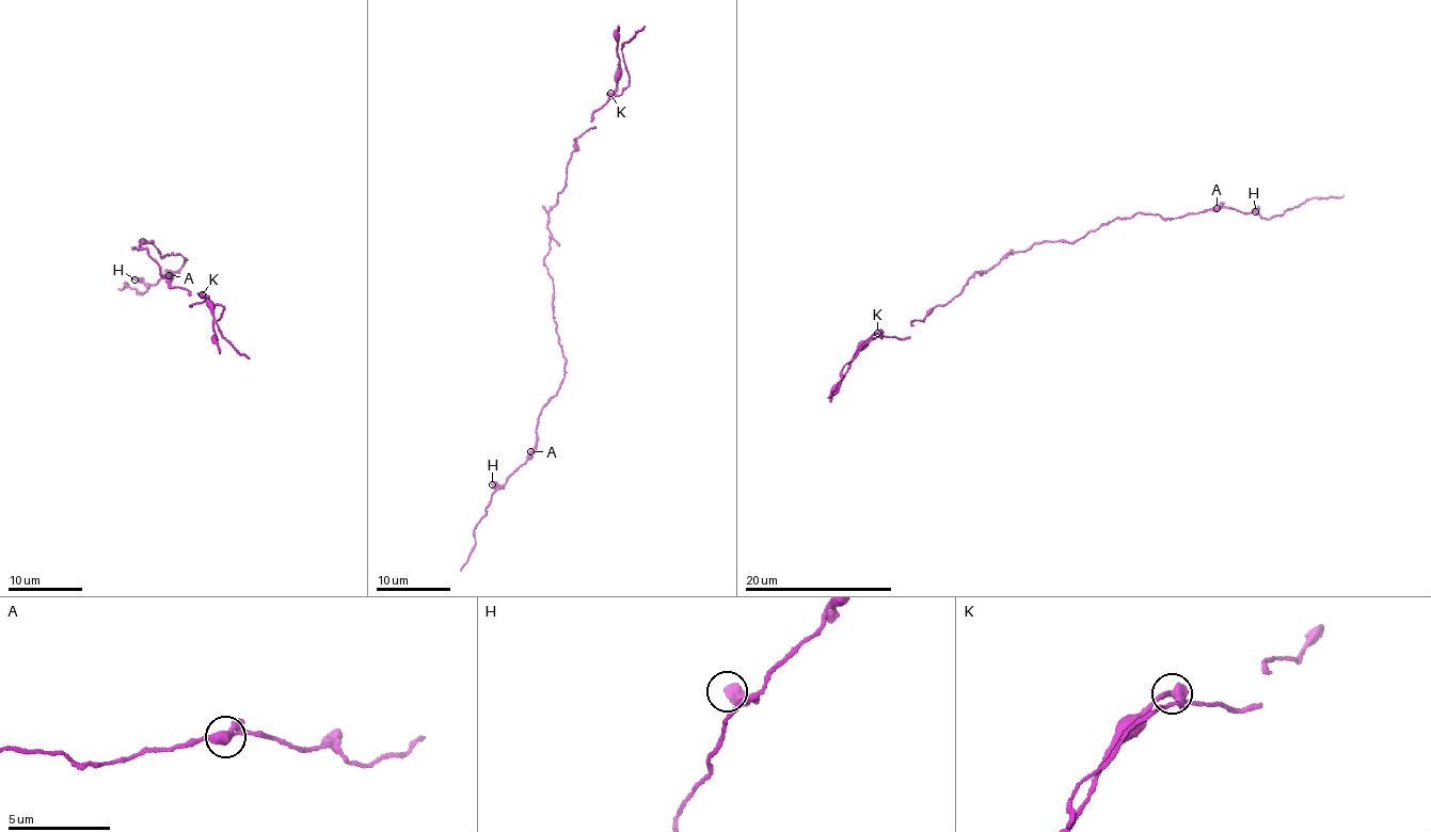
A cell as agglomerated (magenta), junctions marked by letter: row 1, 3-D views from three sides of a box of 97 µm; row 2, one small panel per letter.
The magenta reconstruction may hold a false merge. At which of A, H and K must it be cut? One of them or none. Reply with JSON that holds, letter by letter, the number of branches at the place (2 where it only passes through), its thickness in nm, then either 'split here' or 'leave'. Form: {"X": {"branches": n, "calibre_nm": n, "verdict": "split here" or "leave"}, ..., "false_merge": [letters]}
{"A": {"branches": 3, "calibre_nm": 360, "verdict": "leave"}, "H": {"branches": 2, "calibre_nm": 420, "verdict": "leave"}, "K": {"branches": 3, "calibre_nm": 360, "verdict": "split here"}, "false_merge": ["K"]}

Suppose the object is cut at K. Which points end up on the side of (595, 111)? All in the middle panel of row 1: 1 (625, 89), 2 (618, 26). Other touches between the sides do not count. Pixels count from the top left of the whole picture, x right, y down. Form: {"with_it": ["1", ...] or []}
{"with_it": ["1"]}

